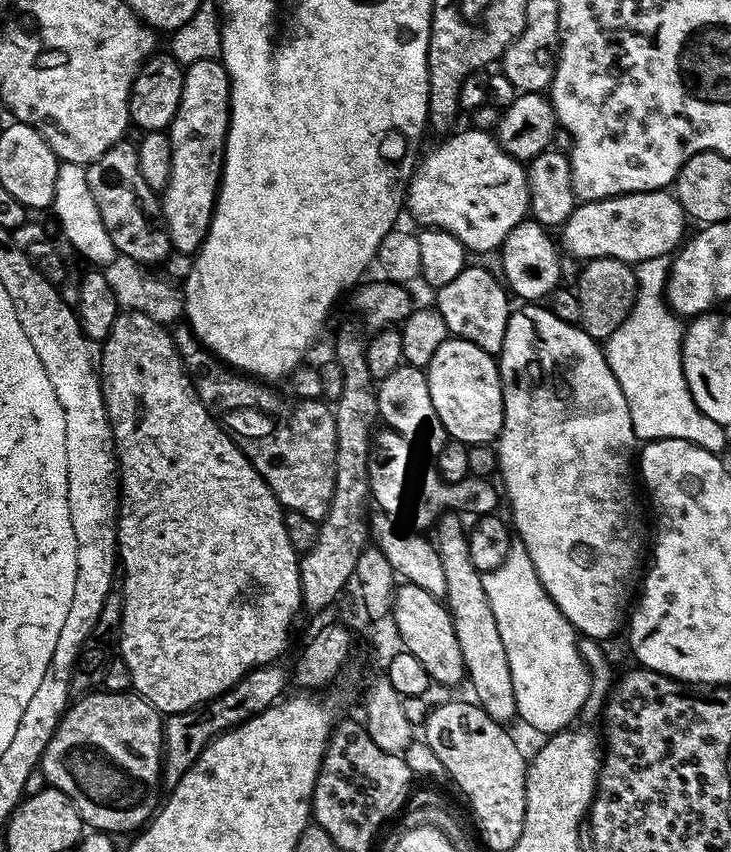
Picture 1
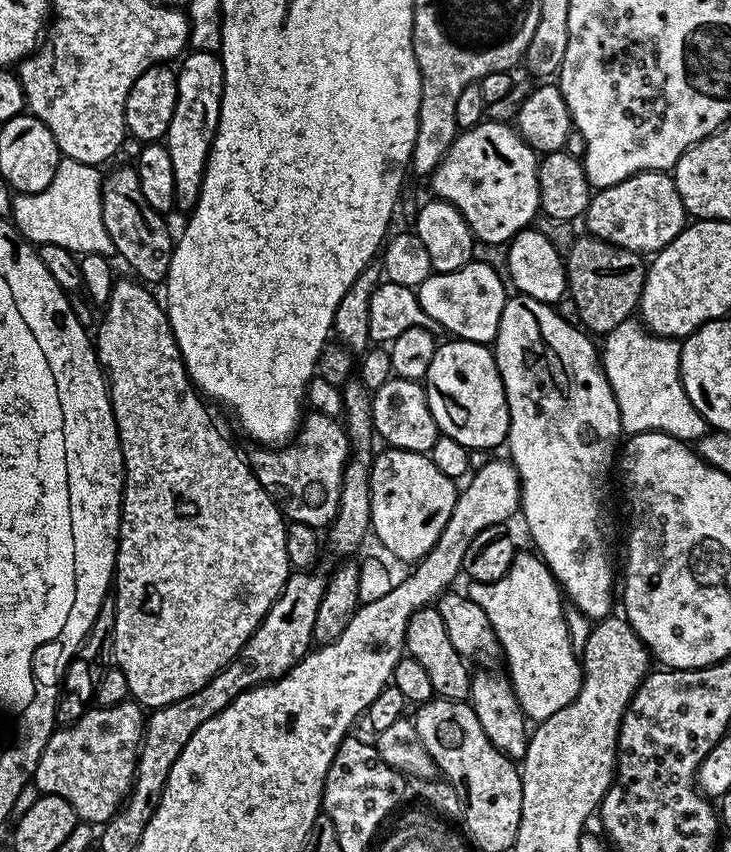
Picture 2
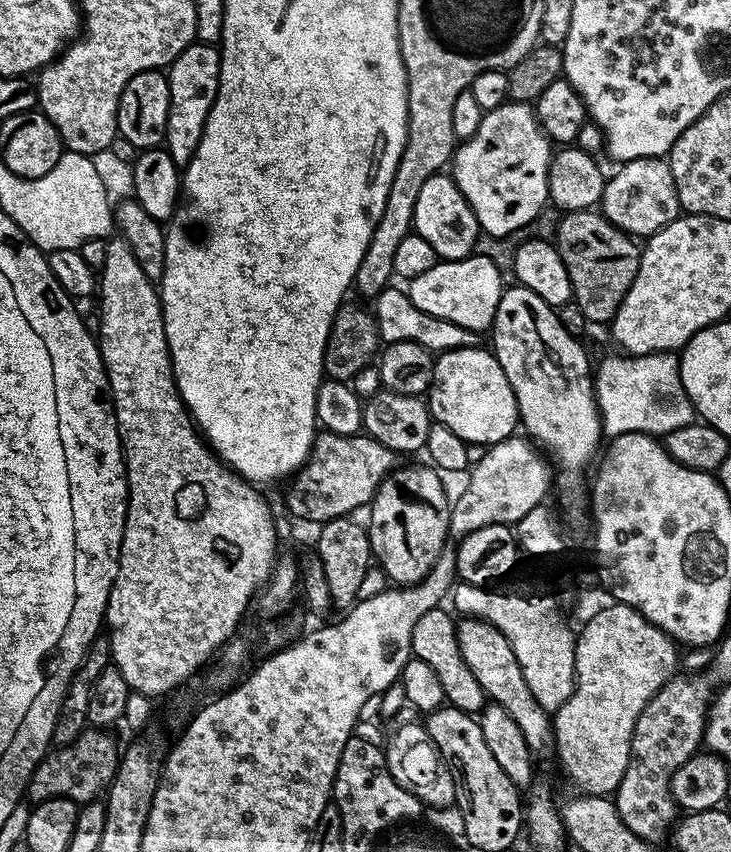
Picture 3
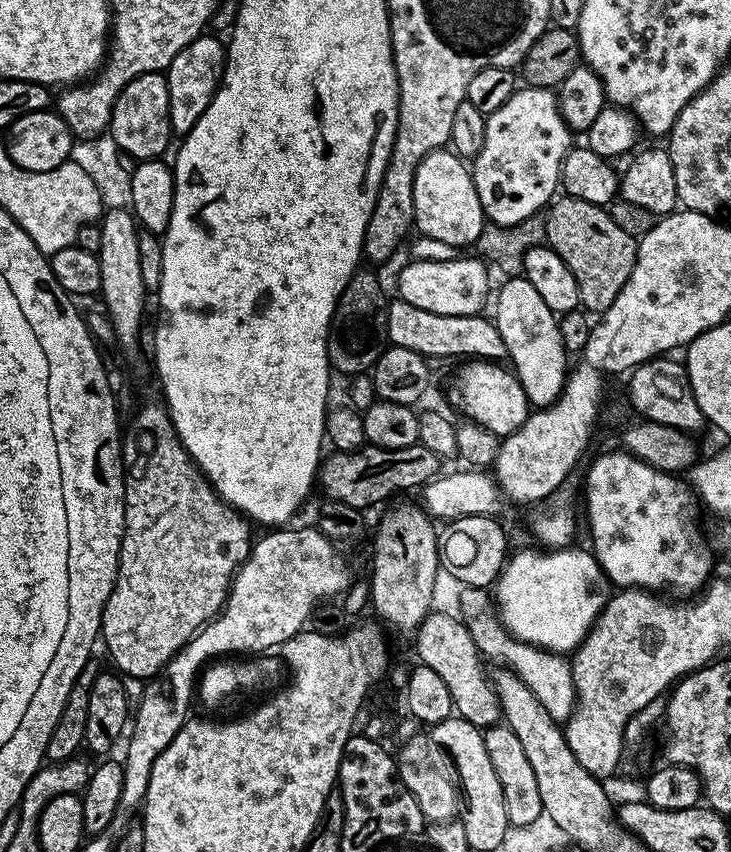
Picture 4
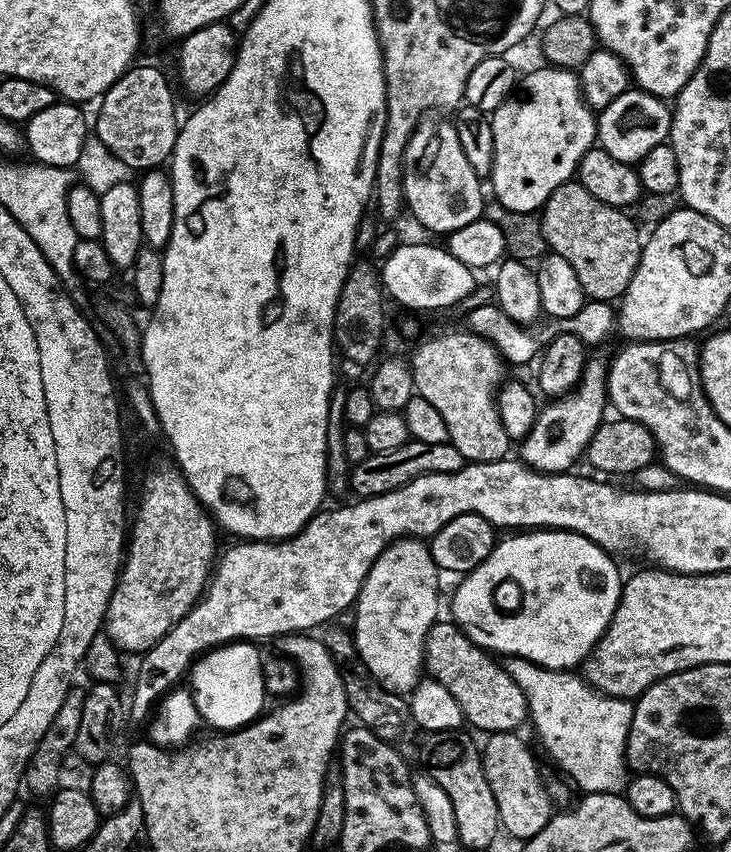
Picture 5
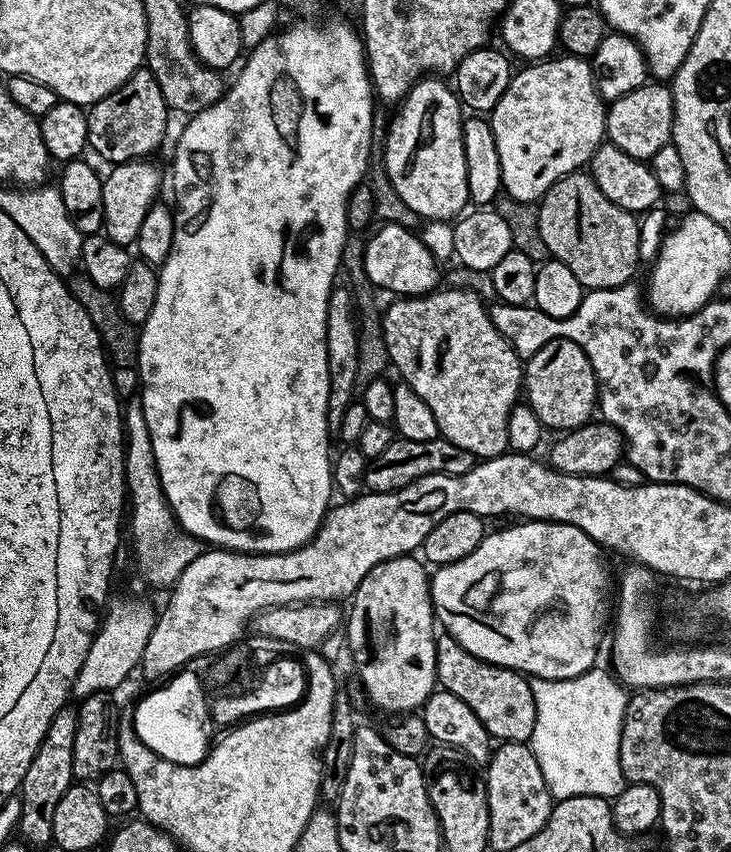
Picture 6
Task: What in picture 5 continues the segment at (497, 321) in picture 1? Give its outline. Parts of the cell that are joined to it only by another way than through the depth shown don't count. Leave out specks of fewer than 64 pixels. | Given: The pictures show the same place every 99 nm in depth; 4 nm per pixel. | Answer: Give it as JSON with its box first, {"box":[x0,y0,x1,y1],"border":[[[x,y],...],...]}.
{"box":[378,244,478,309],"border":[[[400,244],[388,257],[384,260],[384,265],[379,265],[378,268],[379,283],[382,285],[383,291],[389,296],[392,295],[398,303],[404,308],[452,308],[455,309],[463,300],[474,291],[478,285],[478,279],[476,279],[477,273],[471,268],[467,268],[462,262],[458,262],[458,258],[454,258],[454,254],[450,254],[447,247],[441,246],[440,248],[436,244]]]}

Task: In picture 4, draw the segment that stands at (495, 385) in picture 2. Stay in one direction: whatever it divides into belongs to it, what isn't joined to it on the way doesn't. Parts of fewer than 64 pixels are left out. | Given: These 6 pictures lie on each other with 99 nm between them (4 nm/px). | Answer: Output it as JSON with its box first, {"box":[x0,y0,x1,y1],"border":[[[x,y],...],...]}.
{"box":[456,359,530,437],"border":[[[469,359],[460,368],[456,376],[456,396],[464,407],[469,421],[481,424],[495,436],[505,437],[526,422],[530,414],[530,405],[522,386],[518,382],[515,371],[509,370],[503,363],[490,360]]]}

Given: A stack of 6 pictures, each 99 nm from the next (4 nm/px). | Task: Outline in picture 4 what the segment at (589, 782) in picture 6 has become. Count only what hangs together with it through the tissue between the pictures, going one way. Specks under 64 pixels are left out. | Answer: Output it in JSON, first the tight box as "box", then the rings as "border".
{"box":[458,587,576,722],"border":[[[465,587],[461,592],[464,593],[460,596],[458,612],[467,624],[481,657],[488,662],[500,659],[501,665],[511,668],[518,678],[522,678],[522,682],[526,682],[526,686],[530,686],[530,690],[534,690],[534,698],[538,698],[538,702],[546,706],[550,718],[557,722],[566,722],[576,707],[576,687],[572,681],[571,663],[559,652],[523,644],[505,632],[503,624],[498,619],[493,597],[485,589]]]}

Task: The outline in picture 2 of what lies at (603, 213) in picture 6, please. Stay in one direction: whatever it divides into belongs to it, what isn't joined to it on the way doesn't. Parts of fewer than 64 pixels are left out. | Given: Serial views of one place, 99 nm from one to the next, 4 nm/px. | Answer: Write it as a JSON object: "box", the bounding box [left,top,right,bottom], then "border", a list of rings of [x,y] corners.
{"box":[565,234,647,336],"border":[[[584,234],[577,237],[570,254],[565,257],[565,272],[568,278],[568,294],[575,306],[578,307],[580,324],[591,335],[605,336],[610,330],[614,330],[615,326],[620,326],[622,322],[631,319],[637,311],[644,289],[647,265],[639,253],[614,247],[613,244],[606,243],[605,240]]]}

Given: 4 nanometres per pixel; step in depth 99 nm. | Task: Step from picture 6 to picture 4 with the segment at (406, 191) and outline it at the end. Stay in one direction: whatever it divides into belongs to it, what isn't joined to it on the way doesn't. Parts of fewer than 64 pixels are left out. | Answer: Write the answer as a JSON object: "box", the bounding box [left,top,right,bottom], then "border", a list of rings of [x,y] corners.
{"box":[414,150,486,250],"border":[[[451,150],[431,152],[414,174],[414,228],[421,236],[438,238],[450,246],[464,250],[475,245],[482,234],[486,217],[478,190],[472,181],[469,165]]]}

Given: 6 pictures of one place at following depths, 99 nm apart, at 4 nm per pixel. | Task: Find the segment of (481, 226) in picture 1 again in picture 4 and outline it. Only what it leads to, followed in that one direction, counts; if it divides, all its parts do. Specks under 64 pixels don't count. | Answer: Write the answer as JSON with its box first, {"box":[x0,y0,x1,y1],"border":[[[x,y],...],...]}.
{"box":[470,87,574,225],"border":[[[517,87],[498,110],[487,113],[486,142],[482,142],[482,150],[470,164],[472,181],[478,190],[485,217],[495,224],[514,225],[539,213],[557,195],[562,162],[568,149],[573,147],[572,139],[574,133],[562,118],[560,101],[551,88]]]}

